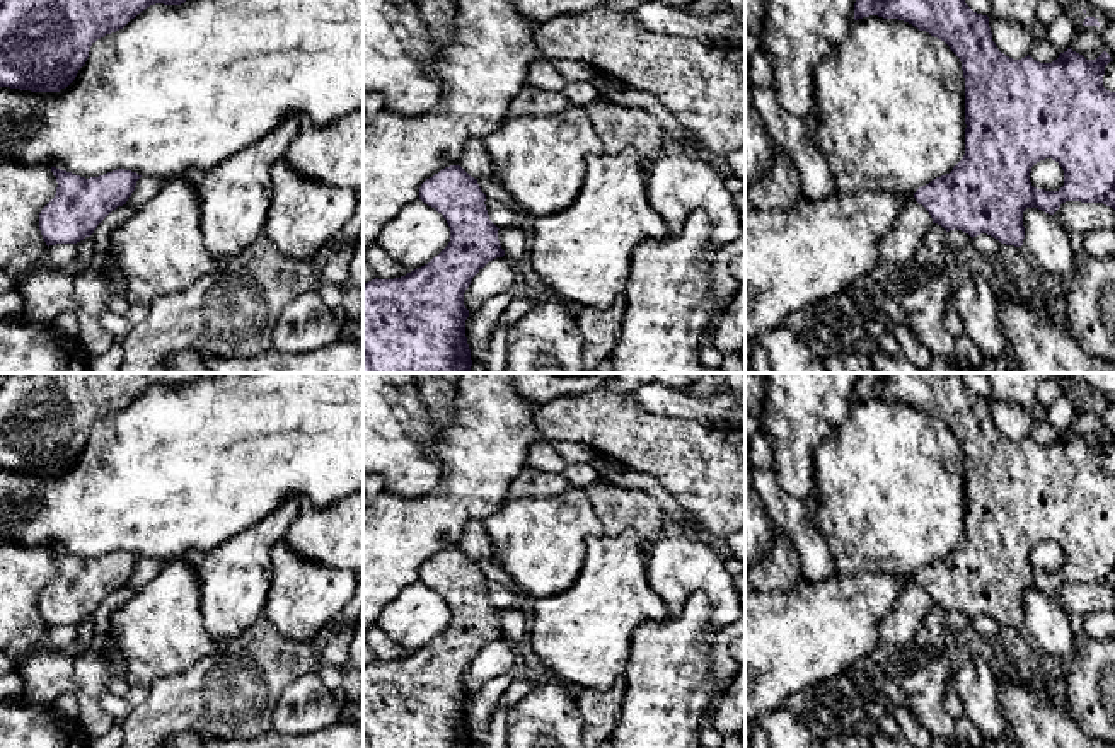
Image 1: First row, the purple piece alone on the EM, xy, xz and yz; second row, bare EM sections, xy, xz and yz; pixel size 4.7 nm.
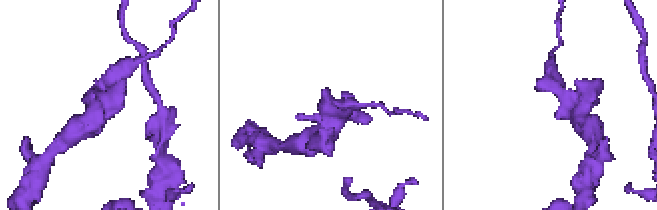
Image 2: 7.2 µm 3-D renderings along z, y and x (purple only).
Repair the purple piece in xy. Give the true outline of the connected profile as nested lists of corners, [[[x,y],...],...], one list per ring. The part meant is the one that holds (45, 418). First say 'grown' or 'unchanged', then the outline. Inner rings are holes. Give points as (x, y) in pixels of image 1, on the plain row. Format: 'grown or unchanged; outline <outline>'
unchanged; outline [[[5,373],[0,382],[0,469],[60,474],[89,440],[90,428],[123,411],[147,388],[181,387],[201,373]]]

